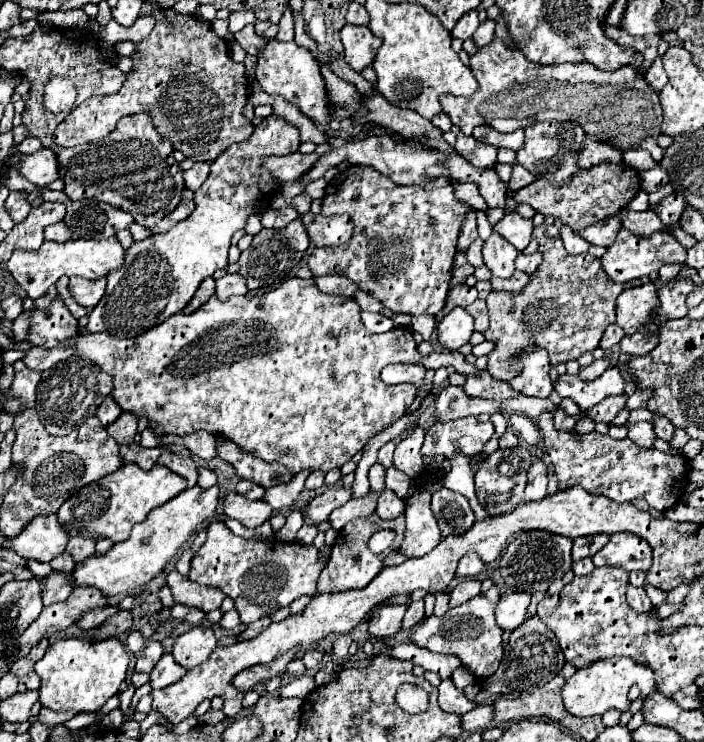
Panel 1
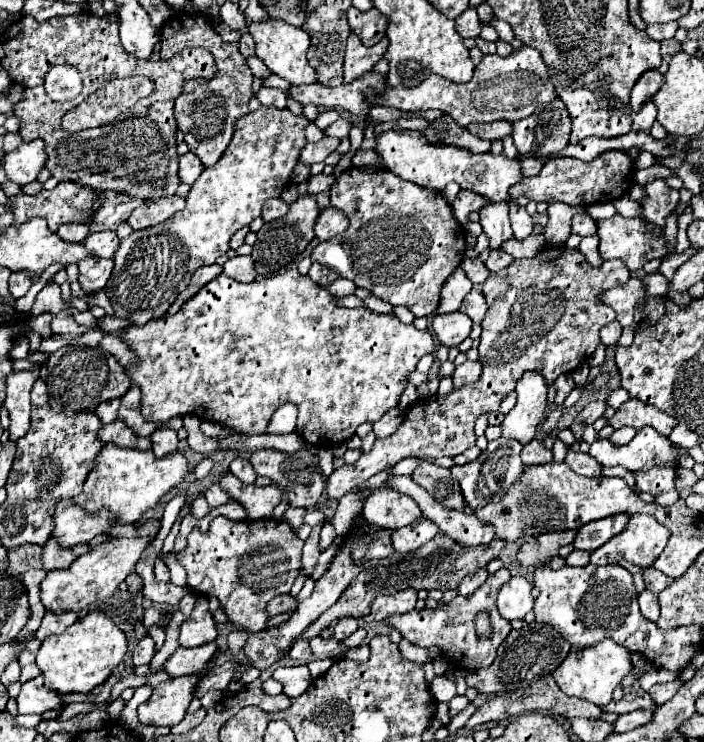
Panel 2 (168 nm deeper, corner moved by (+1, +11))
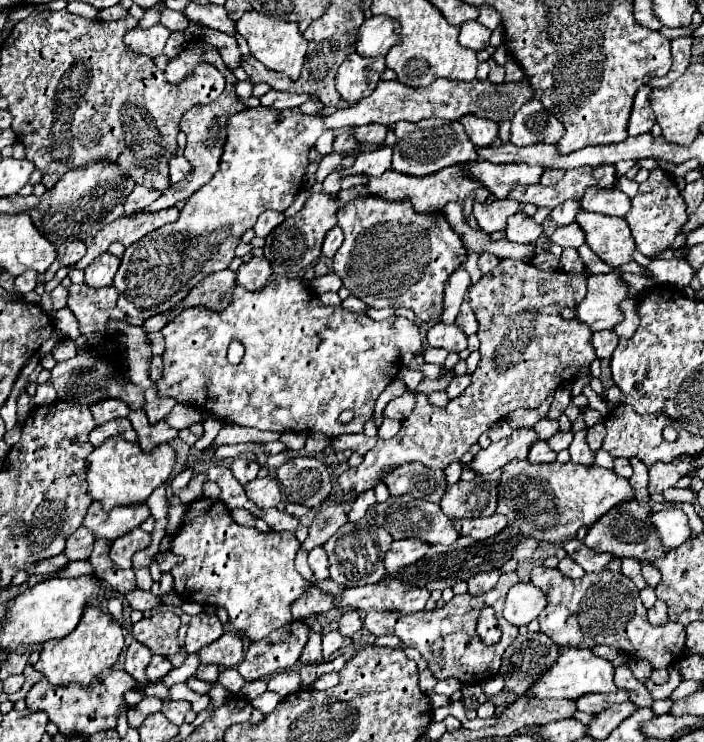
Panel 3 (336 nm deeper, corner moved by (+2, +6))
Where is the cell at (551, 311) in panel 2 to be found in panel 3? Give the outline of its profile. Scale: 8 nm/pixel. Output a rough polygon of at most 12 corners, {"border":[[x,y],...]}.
{"border":[[503,260],[469,290],[481,360],[337,478],[445,468],[595,360],[587,276]]}

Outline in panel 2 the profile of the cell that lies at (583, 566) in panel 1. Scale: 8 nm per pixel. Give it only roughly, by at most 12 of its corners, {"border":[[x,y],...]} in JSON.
{"border":[[574,549],[566,557],[570,567],[586,567],[588,555],[586,551]]}

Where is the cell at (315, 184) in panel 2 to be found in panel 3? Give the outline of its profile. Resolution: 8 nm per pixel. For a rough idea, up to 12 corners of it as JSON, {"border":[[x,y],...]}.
{"border":[[339,172],[323,180],[321,192],[335,194],[341,190]]}

